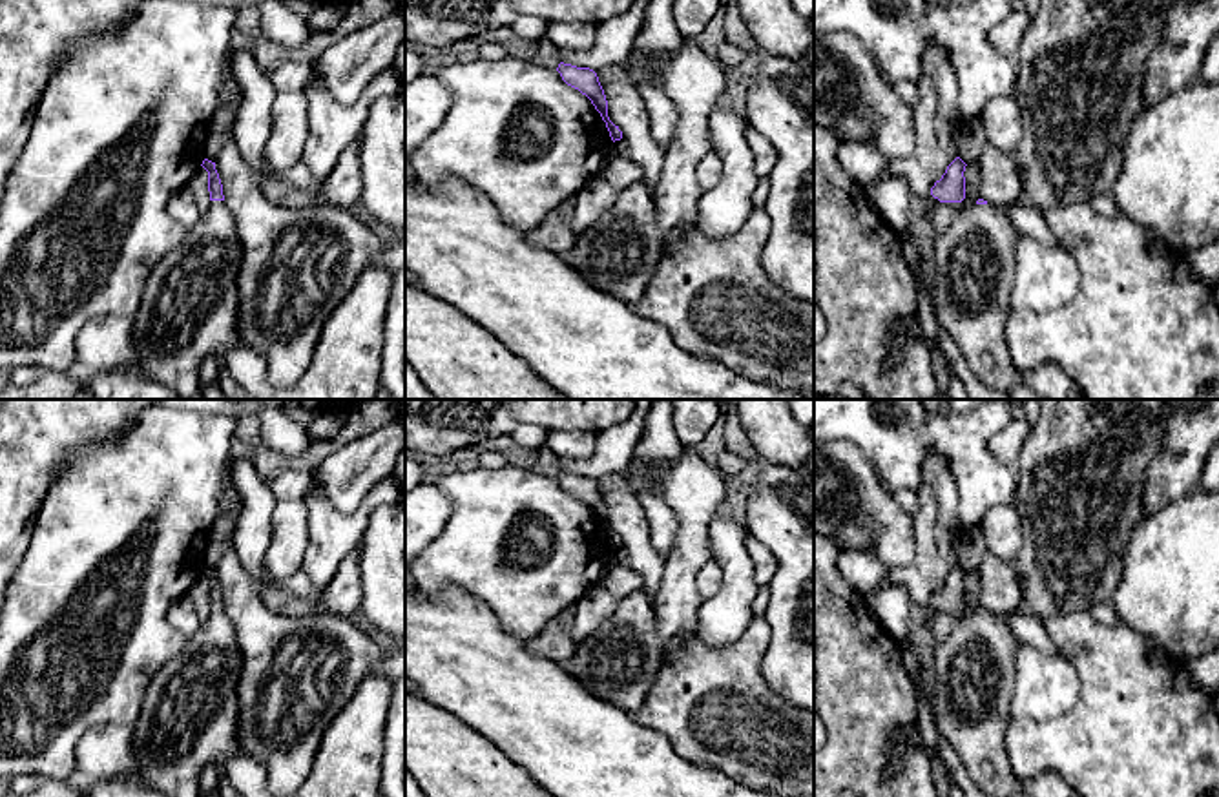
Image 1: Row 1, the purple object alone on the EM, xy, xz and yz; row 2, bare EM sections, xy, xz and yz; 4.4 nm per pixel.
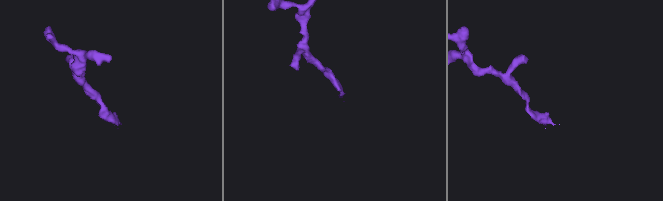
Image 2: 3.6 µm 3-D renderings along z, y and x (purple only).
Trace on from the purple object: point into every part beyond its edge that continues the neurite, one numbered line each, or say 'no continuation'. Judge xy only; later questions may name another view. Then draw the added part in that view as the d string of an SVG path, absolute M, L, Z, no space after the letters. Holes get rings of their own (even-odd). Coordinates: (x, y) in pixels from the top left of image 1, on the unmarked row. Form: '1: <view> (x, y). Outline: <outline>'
1: xy (188, 719). Outline: M212 609L201 629L188 637L182 649L151 678L133 728L133 751L137 759L135 782L161 792L164 797L197 797L201 773L214 766L221 781L221 797L239 797L224 781L226 762L239 755L237 684L243 655L235 627L224 609Z

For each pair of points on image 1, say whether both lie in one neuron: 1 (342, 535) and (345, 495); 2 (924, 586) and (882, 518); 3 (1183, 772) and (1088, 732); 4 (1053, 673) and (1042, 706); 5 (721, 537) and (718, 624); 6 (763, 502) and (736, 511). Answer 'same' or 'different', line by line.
1: different
2: different
3: same
4: same
5: same
6: different

